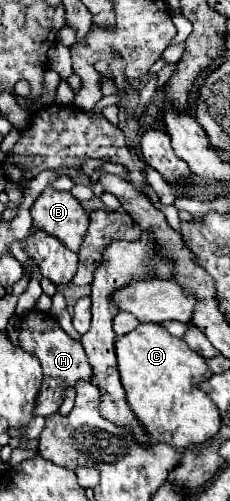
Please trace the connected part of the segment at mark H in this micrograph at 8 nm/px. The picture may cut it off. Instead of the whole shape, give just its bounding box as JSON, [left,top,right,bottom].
[20,312,92,416]

